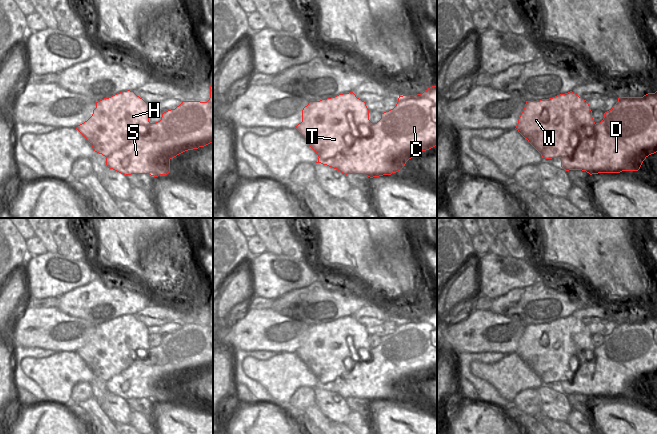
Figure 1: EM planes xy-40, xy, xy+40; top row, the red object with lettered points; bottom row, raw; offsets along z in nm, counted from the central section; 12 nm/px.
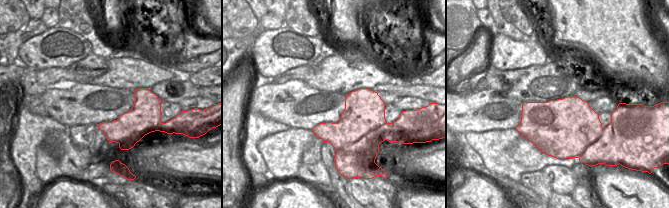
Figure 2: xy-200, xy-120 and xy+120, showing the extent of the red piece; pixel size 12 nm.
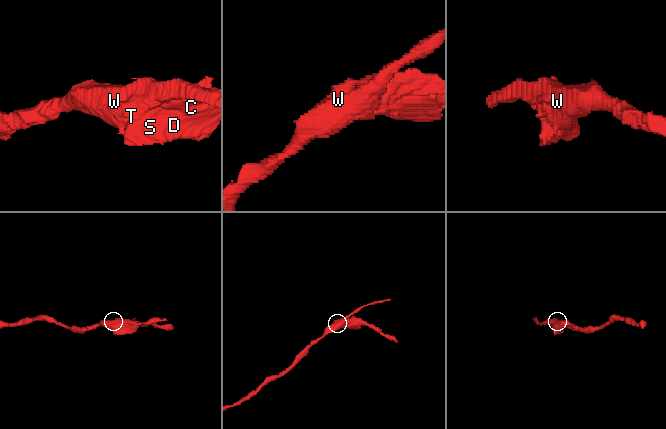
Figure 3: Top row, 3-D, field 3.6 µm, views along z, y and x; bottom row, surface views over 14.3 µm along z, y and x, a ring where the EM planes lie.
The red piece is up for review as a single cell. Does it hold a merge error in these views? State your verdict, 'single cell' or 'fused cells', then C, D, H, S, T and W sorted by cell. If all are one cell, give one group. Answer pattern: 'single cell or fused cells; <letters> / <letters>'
fused cells; C D S / H T W

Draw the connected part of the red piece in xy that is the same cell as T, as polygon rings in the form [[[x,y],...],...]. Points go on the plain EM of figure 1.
[[[349,316],[320,325],[309,325],[302,334],[302,346],[295,353],[320,383],[331,383],[353,370],[357,363],[363,362],[369,351],[373,352],[373,347],[369,344],[366,327]]]

